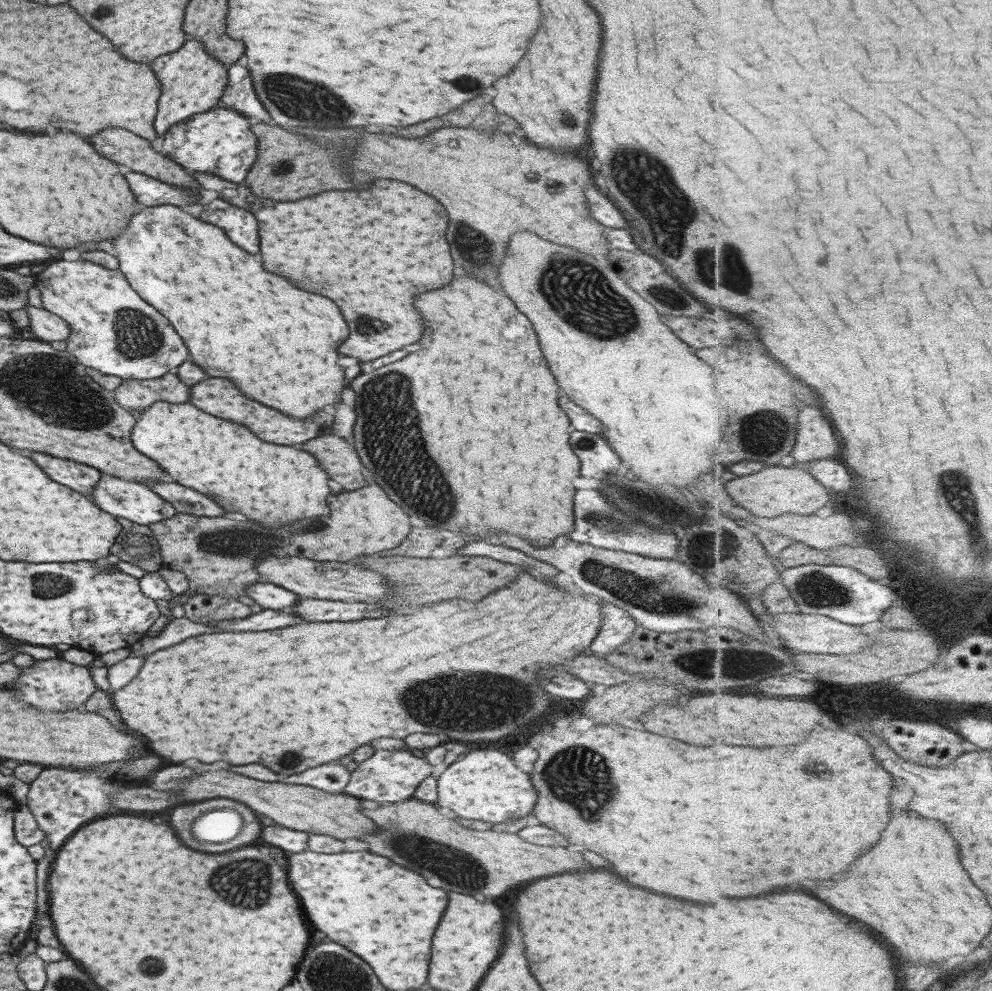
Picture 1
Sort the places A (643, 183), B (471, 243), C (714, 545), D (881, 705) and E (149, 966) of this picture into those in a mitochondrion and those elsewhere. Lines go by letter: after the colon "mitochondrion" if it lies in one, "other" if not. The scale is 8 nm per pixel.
A: mitochondrion
B: mitochondrion
C: mitochondrion
D: other
E: mitochondrion

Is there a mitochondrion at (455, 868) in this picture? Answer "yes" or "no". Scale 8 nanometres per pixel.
yes

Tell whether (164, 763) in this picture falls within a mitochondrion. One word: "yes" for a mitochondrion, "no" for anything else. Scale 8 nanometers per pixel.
no

